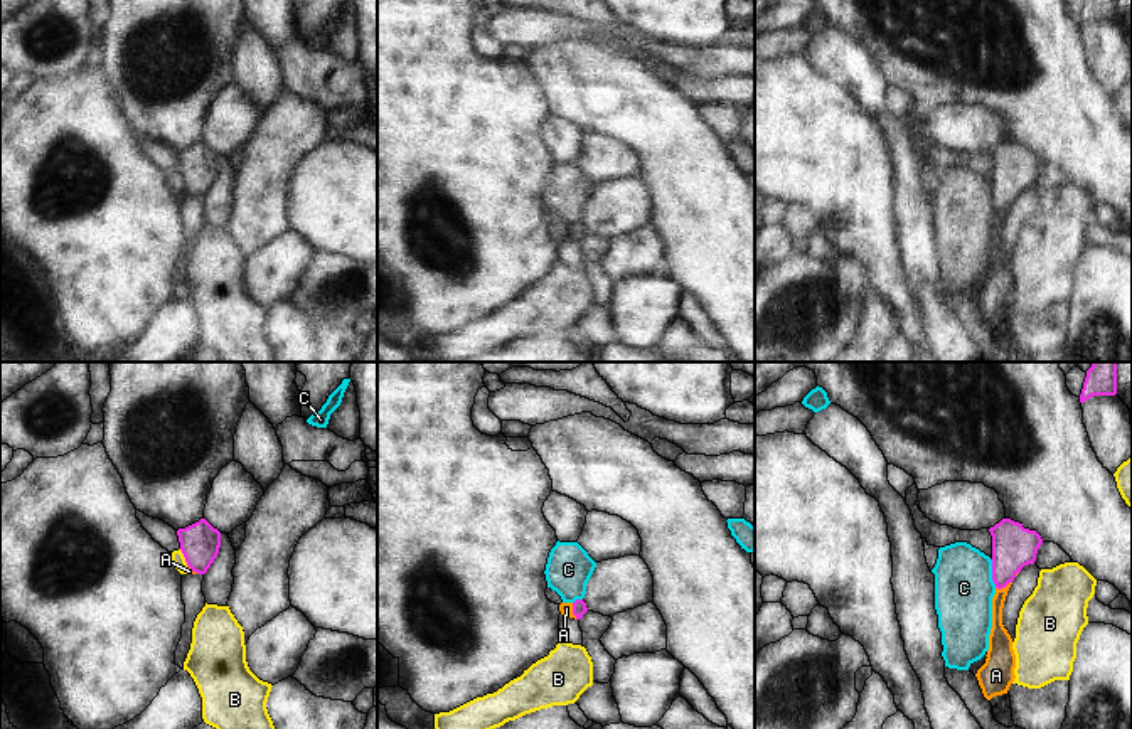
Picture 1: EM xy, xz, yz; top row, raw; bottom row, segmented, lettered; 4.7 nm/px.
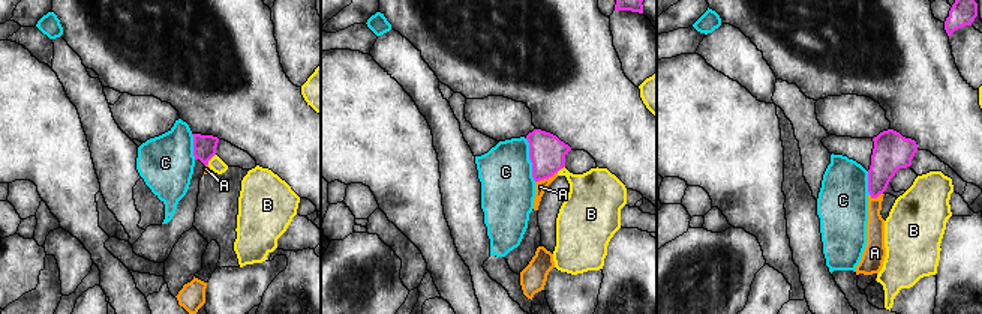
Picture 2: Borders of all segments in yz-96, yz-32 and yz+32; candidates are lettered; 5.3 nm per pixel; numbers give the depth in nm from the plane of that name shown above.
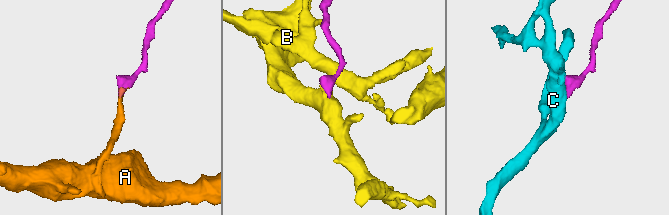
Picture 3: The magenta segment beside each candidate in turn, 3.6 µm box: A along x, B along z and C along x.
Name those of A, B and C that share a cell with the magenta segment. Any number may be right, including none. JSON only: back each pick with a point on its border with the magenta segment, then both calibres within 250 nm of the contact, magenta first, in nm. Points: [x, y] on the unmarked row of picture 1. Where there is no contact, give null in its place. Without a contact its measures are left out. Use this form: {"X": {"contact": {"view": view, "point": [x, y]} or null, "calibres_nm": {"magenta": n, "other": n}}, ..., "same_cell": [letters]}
{"A": {"contact": {"view": "xz", "point": [573, 234]}, "calibres_nm": {"magenta": 70, "other": 60}}, "same_cell": ["A"]}

